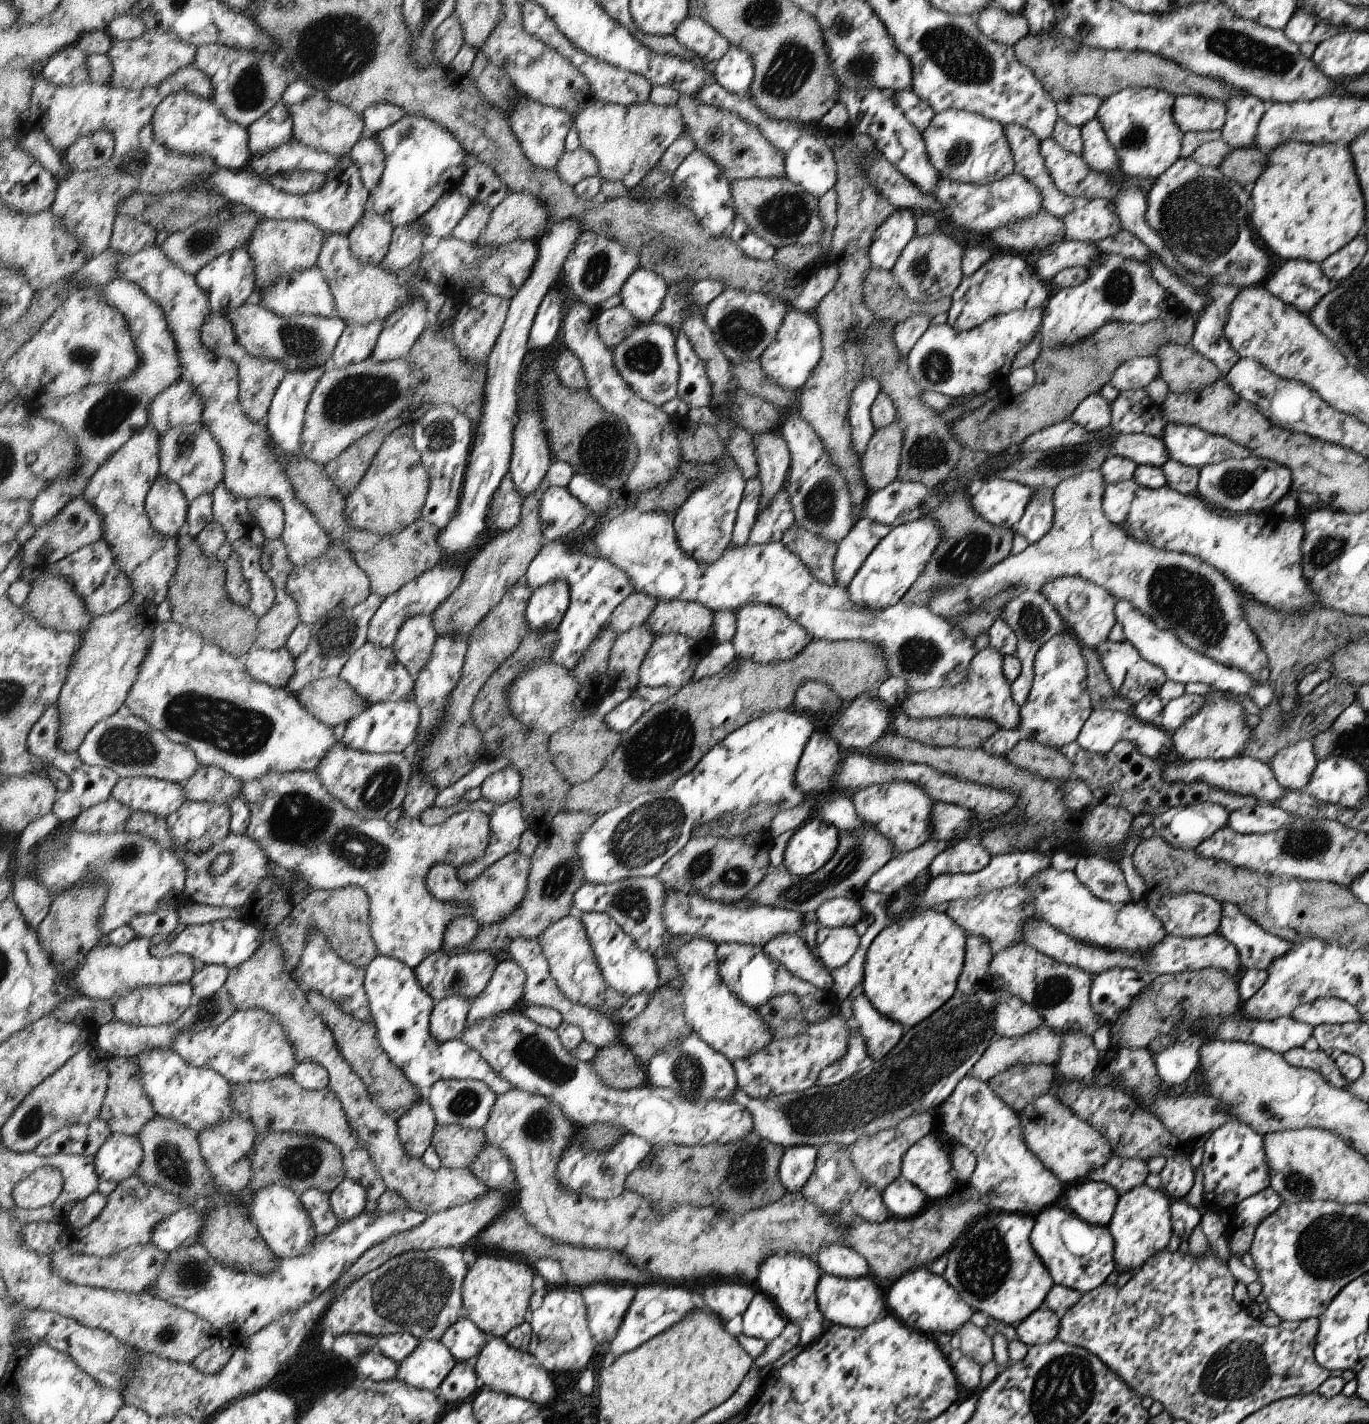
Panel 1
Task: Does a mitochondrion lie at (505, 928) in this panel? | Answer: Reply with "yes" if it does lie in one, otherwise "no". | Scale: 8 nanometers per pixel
no

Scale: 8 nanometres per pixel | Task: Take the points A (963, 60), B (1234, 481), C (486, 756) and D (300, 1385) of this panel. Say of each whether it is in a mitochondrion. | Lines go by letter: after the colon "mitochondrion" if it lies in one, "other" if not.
A: mitochondrion
B: mitochondrion
C: other
D: other

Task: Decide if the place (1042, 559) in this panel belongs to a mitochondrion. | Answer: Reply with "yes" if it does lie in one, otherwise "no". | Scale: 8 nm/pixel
no

